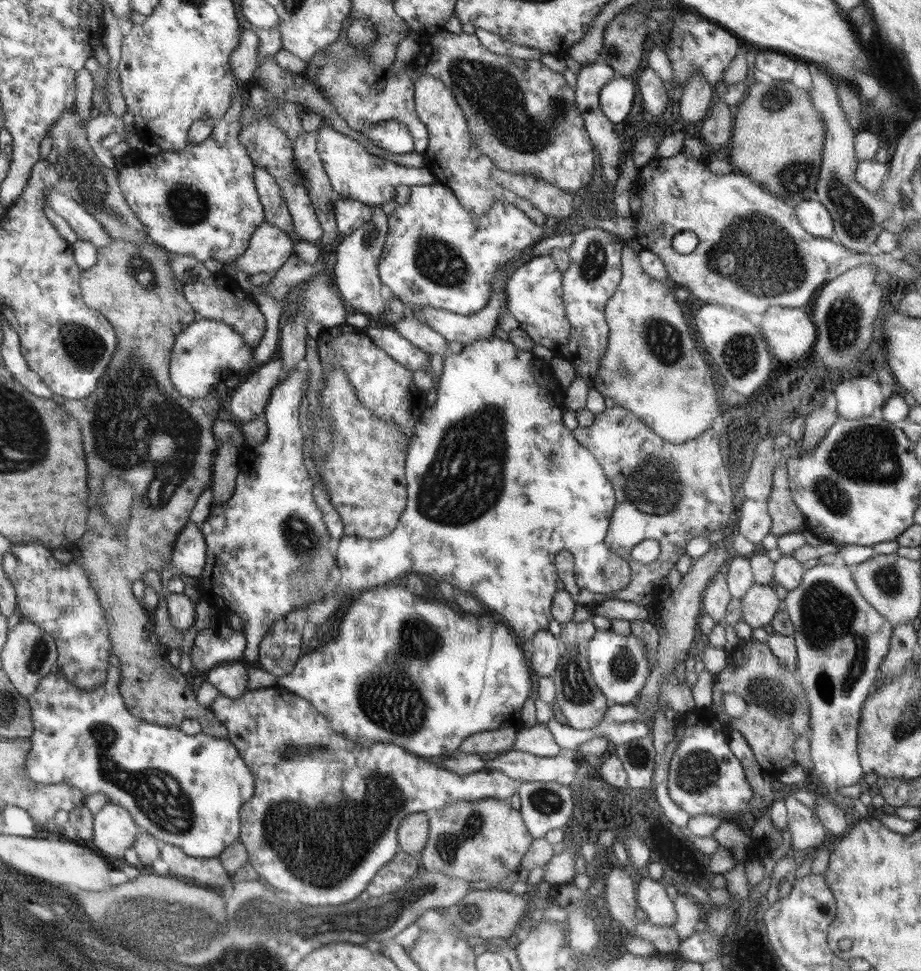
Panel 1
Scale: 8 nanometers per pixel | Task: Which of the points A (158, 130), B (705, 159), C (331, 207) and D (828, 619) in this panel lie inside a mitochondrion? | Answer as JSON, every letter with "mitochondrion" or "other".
{"A":"other","B":"other","C":"other","D":"mitochondrion"}

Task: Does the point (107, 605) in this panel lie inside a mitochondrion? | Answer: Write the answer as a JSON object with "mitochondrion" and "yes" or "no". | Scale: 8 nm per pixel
{"mitochondrion":"no"}

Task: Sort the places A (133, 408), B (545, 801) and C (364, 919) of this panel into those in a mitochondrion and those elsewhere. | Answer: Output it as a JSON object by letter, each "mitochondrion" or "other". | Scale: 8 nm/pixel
{"A":"mitochondrion","B":"mitochondrion","C":"mitochondrion"}

